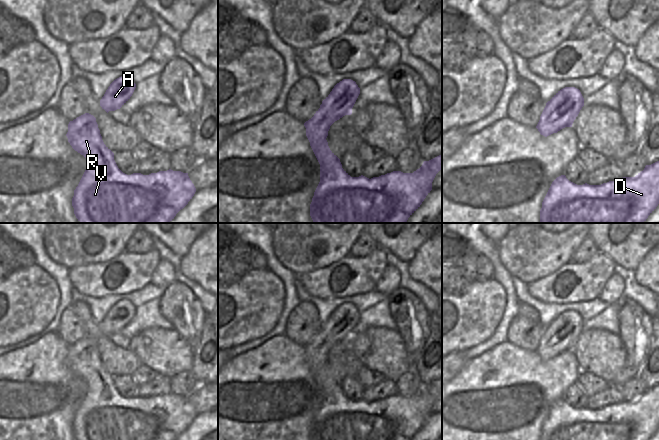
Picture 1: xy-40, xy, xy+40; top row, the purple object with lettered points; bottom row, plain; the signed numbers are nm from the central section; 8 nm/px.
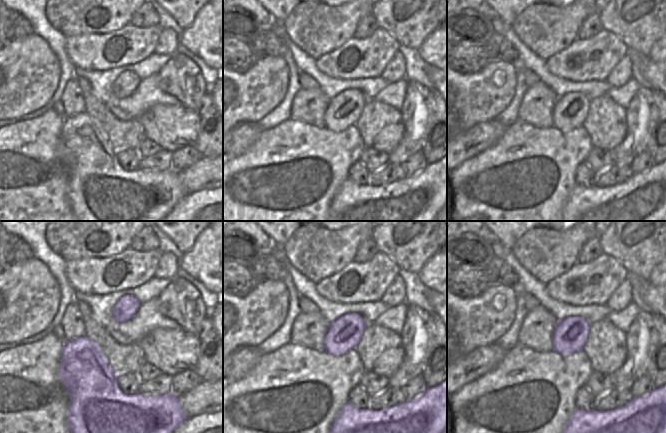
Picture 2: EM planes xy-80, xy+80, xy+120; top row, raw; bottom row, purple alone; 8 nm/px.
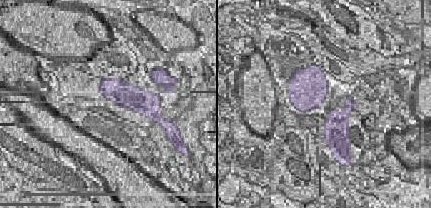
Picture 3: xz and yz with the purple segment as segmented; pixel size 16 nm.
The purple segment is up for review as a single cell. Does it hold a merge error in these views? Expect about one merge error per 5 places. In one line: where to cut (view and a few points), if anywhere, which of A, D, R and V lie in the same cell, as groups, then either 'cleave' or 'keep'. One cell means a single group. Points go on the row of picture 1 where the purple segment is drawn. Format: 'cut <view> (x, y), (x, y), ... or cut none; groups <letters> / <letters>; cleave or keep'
cut none; groups A D R V; keep

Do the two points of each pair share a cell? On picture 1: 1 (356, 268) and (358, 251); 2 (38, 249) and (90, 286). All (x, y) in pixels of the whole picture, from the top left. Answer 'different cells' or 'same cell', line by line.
1: different cells
2: different cells

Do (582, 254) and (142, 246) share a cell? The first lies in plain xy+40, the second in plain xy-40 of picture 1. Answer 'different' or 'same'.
same

